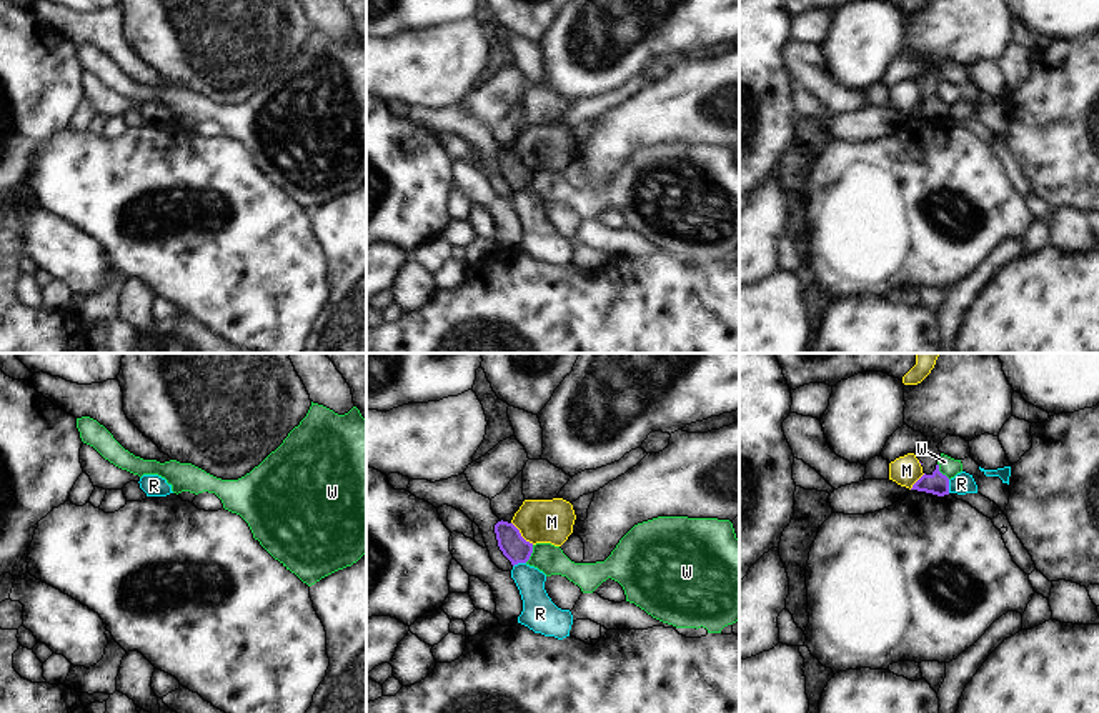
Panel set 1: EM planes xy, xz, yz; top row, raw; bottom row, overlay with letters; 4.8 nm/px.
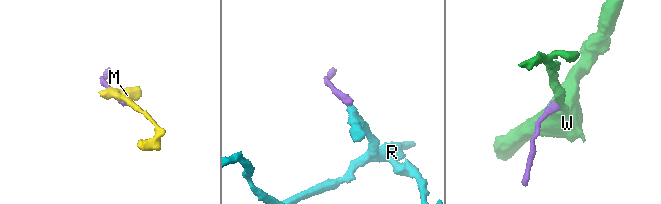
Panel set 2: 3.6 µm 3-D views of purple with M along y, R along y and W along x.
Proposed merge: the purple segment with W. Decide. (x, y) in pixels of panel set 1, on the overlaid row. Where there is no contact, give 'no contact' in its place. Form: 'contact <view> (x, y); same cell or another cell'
contact xz (532, 552); another cell

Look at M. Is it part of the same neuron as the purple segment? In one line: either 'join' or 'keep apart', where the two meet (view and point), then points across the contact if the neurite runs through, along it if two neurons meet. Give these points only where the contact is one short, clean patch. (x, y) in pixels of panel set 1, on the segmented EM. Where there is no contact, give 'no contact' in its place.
keep apart; contact xz (520, 535); border xz (512, 522), (533, 543)

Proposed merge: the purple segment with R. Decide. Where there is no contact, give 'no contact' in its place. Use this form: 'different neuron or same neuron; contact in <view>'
different neuron; contact in xz

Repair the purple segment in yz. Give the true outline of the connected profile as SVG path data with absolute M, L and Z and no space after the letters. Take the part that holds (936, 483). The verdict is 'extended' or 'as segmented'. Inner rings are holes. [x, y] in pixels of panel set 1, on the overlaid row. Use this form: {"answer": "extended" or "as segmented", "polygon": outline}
{"answer": "extended", "polygon": "M939 353L931 373L917 385L904 386L904 423L921 431L927 440L914 455L922 463L922 476L911 490L949 495L949 478L939 471L937 445L947 436L971 441L984 433L999 436L1004 423L1012 416L1012 386L1009 385L999 353Z"}

